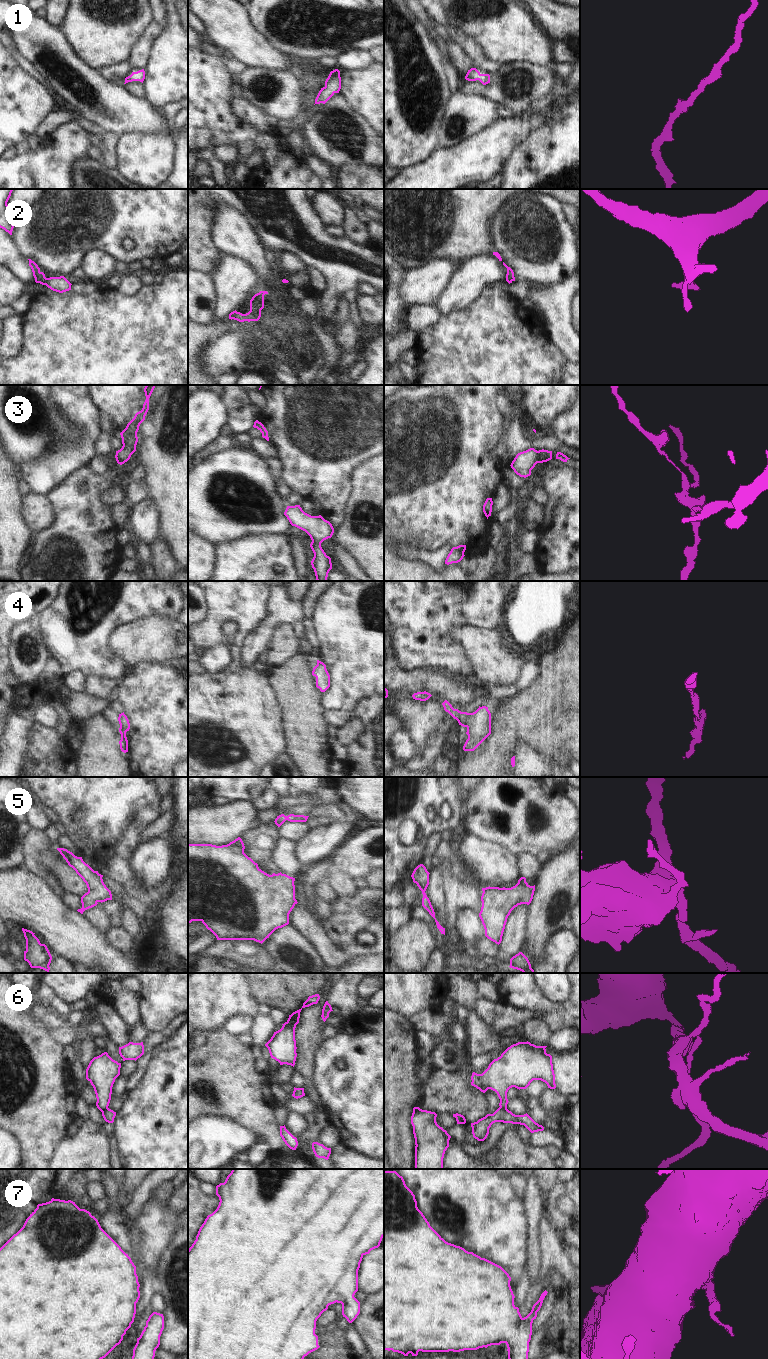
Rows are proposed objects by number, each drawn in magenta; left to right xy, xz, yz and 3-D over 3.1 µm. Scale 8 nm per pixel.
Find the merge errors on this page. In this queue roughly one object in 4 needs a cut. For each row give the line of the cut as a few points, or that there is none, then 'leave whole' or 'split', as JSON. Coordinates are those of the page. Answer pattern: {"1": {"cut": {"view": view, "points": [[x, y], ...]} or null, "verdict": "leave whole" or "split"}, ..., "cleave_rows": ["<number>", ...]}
{"1": {"cut": null, "verdict": "leave whole"}, "2": {"cut": null, "verdict": "leave whole"}, "3": {"cut": null, "verdict": "leave whole"}, "4": {"cut": null, "verdict": "leave whole"}, "5": {"cut": null, "verdict": "leave whole"}, "6": {"cut": {"view": "yz", "points": [[500, 1106], [506, 1108]]}, "verdict": "split"}, "7": {"cut": null, "verdict": "leave whole"}, "cleave_rows": ["6"]}

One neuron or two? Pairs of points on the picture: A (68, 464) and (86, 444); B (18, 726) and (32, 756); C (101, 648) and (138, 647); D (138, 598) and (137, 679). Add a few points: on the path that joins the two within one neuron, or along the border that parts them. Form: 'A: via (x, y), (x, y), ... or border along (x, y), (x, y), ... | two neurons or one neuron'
A: via (73, 459), (83, 449) | one neuron
B: border along (33, 724), (23, 766) | two neurons
C: border along (119, 626), (110, 637), (110, 649), (125, 666) | two neurons
D: border along (127, 668), (126, 672), (118, 680) | two neurons

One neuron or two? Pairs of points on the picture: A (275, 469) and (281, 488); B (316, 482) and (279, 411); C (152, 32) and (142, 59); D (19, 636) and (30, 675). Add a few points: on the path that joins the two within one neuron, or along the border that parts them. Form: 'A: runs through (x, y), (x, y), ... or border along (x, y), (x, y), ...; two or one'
A: runs through (276, 474), (279, 483); one
B: runs through (312, 464), (292, 444), (286, 429); one
C: runs through (147, 39), (142, 46), (142, 52); one
D: runs through (26, 646), (27, 665); one

